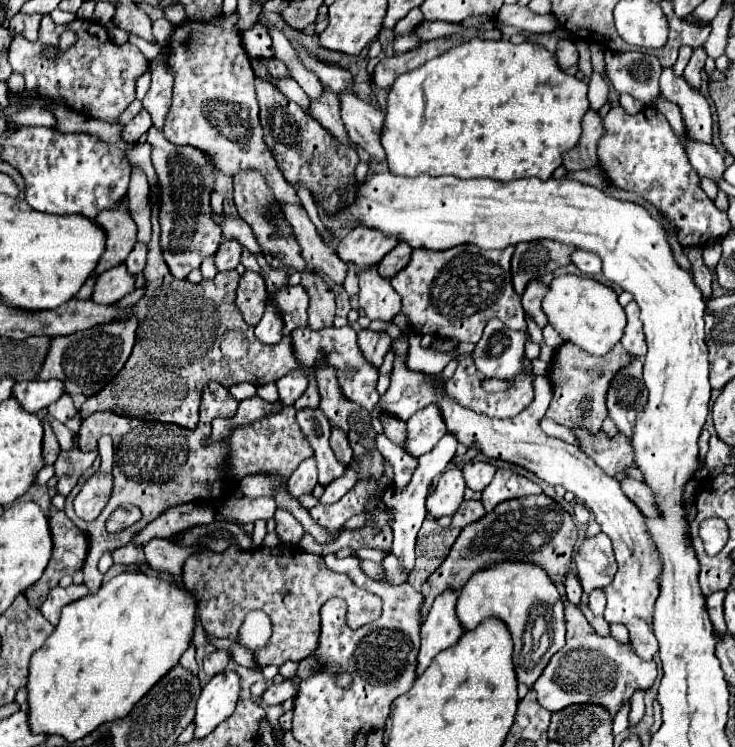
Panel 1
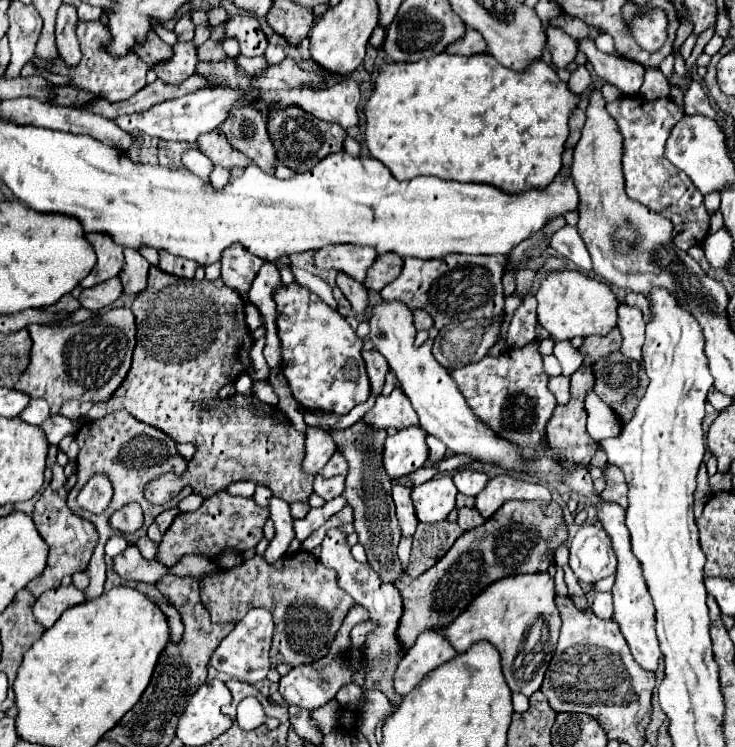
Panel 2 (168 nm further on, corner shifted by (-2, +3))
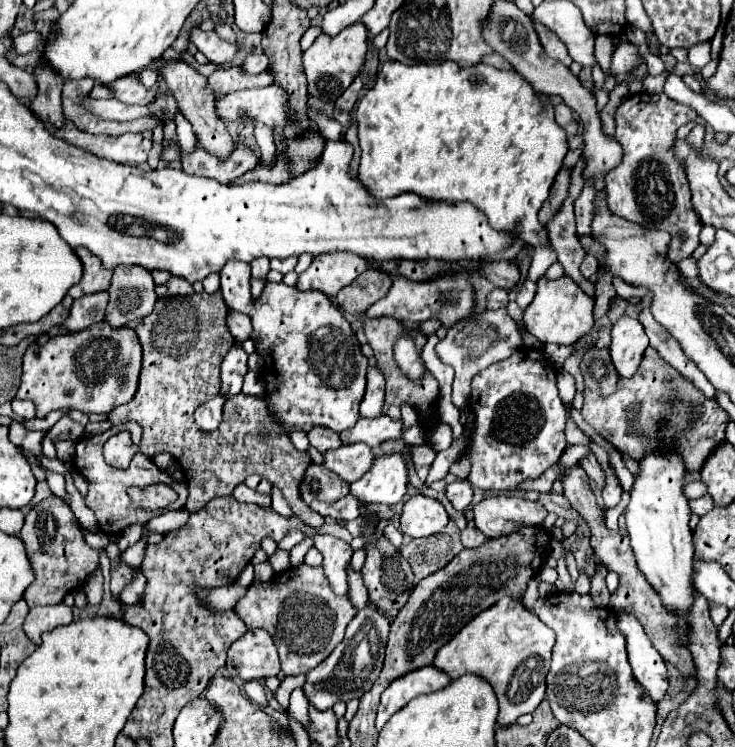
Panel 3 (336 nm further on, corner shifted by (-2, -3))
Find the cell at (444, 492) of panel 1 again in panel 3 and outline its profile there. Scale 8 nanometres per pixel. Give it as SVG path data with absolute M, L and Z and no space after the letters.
M423 494L411 496L401 514L401 532L411 538L425 538L441 532L449 522L445 508Z

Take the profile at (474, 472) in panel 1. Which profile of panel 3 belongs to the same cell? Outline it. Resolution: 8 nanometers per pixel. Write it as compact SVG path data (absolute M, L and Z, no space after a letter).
M455 480L447 484L445 494L457 512L465 512L473 500L473 486L467 480Z

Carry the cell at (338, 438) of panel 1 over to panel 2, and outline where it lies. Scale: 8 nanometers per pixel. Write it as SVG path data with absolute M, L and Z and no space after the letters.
M337 450L333 456L331 456L331 460L327 462L327 466L319 472L321 476L325 476L325 478L331 478L331 476L337 476L337 474L347 474L347 462L345 462L345 458L343 458L343 454Z

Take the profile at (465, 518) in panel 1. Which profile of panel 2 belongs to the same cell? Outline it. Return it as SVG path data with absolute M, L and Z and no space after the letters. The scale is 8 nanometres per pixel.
M459 508L459 520L457 524L463 528L463 530L471 530L471 528L477 528L485 522L483 516L477 514L475 508Z

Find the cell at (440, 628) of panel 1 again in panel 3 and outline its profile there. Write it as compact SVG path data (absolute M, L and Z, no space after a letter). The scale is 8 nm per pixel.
M425 666L419 670L413 670L399 680L395 680L383 694L381 694L381 704L377 712L377 730L385 726L385 722L401 710L409 700L421 696L421 694L431 694L441 688L445 688L451 680L447 674L437 670L435 666Z

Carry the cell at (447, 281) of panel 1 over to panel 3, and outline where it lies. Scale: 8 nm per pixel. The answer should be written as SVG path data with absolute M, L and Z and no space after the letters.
M457 272L451 276L443 276L437 278L433 282L405 282L405 278L395 278L393 286L389 290L389 294L385 298L381 298L379 302L375 302L365 316L367 318L381 318L381 316L389 316L401 322L425 322L429 318L439 320L445 328L451 328L455 322L459 322L461 318L471 316L473 312L473 288L471 288L471 276L467 272Z

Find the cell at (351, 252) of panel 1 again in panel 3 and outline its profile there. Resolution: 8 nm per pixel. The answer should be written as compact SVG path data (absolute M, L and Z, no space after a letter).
M323 254L321 258L313 258L311 266L299 276L295 288L301 292L319 290L333 298L365 270L367 260L357 254Z

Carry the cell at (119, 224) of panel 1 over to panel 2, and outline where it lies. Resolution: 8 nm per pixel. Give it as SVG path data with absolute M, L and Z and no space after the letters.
M97 232L85 234L85 238L95 246L95 254L97 254L95 268L89 272L89 276L85 276L81 280L83 288L91 288L121 272L123 248L121 248L121 244L113 244L113 240L109 240L109 236L97 236Z

